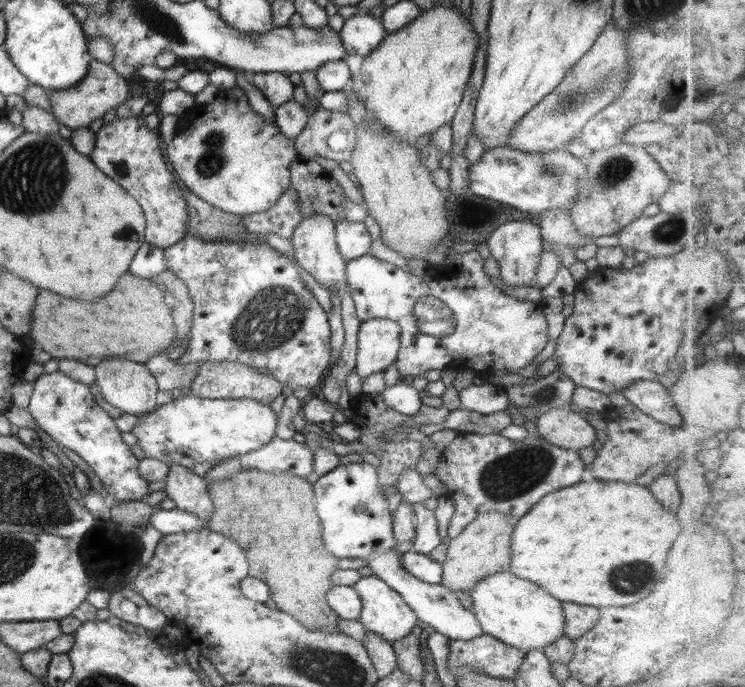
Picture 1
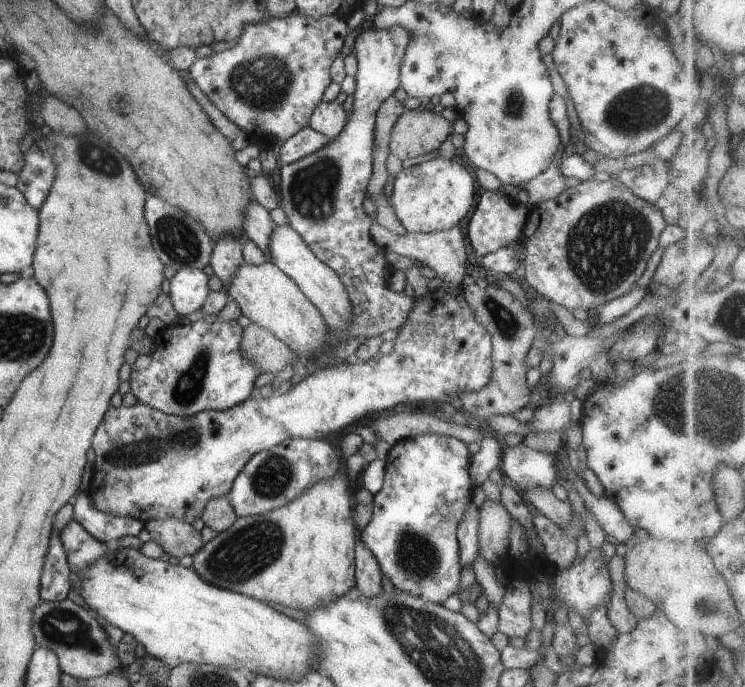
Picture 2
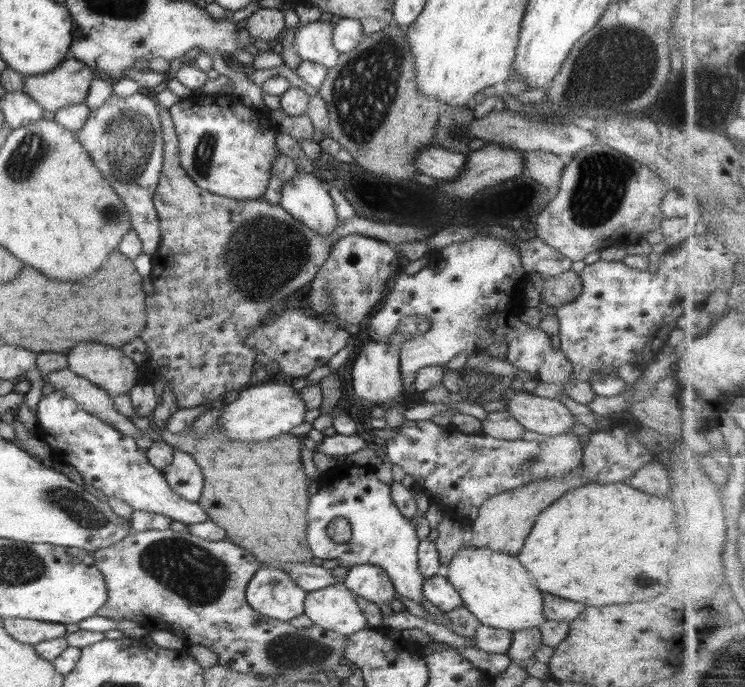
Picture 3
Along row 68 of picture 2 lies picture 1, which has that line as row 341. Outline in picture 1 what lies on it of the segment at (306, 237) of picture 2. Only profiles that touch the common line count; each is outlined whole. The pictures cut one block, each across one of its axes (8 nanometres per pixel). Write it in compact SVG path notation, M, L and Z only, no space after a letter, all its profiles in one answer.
M388 319L361 321L357 336L355 370L363 381L370 374L385 372L396 362L399 352L399 324Z

